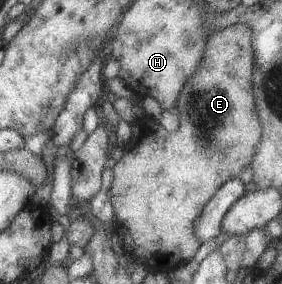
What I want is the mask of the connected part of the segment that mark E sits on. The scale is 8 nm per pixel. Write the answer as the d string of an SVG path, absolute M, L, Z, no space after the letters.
M237 23L216 30L204 43L200 67L190 73L176 96L178 129L164 131L148 116L129 124L131 138L120 159L112 164L113 180L107 190L126 249L132 249L132 253L140 249L144 255L154 257L176 253L185 262L192 259L201 244L194 237L192 221L216 193L216 171L224 181L238 178L260 143L261 127L252 91L253 67L251 28Z

